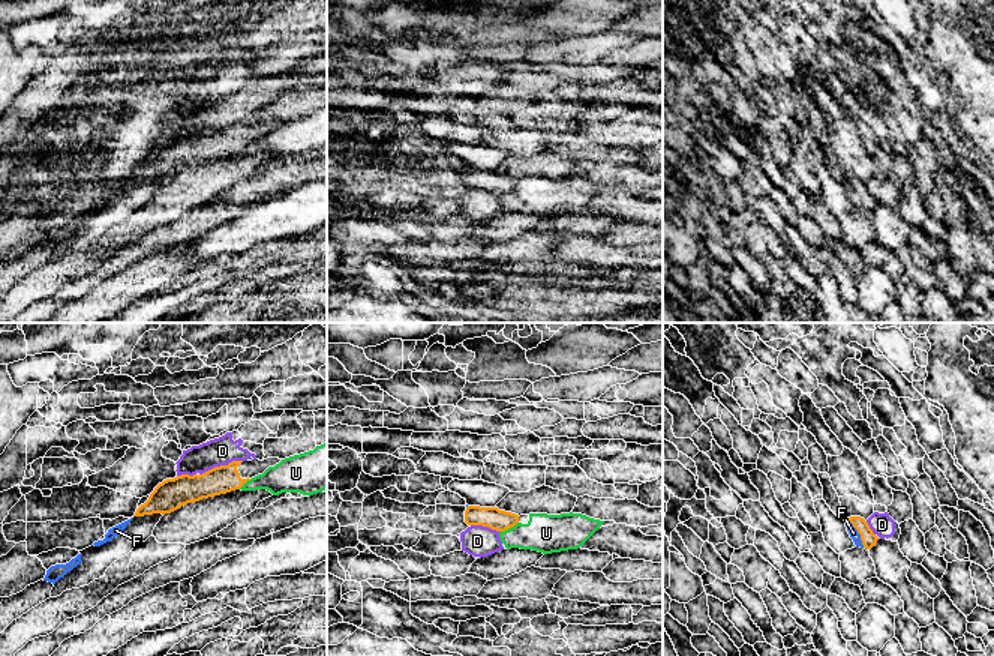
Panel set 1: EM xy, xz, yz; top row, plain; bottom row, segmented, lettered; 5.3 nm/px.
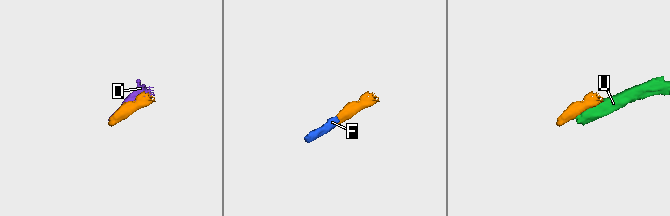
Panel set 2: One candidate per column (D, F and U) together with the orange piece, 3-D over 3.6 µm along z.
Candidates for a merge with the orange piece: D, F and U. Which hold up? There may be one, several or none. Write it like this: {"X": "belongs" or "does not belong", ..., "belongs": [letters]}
{"D": "does not belong", "F": "belongs", "U": "does not belong", "belongs": ["F"]}

